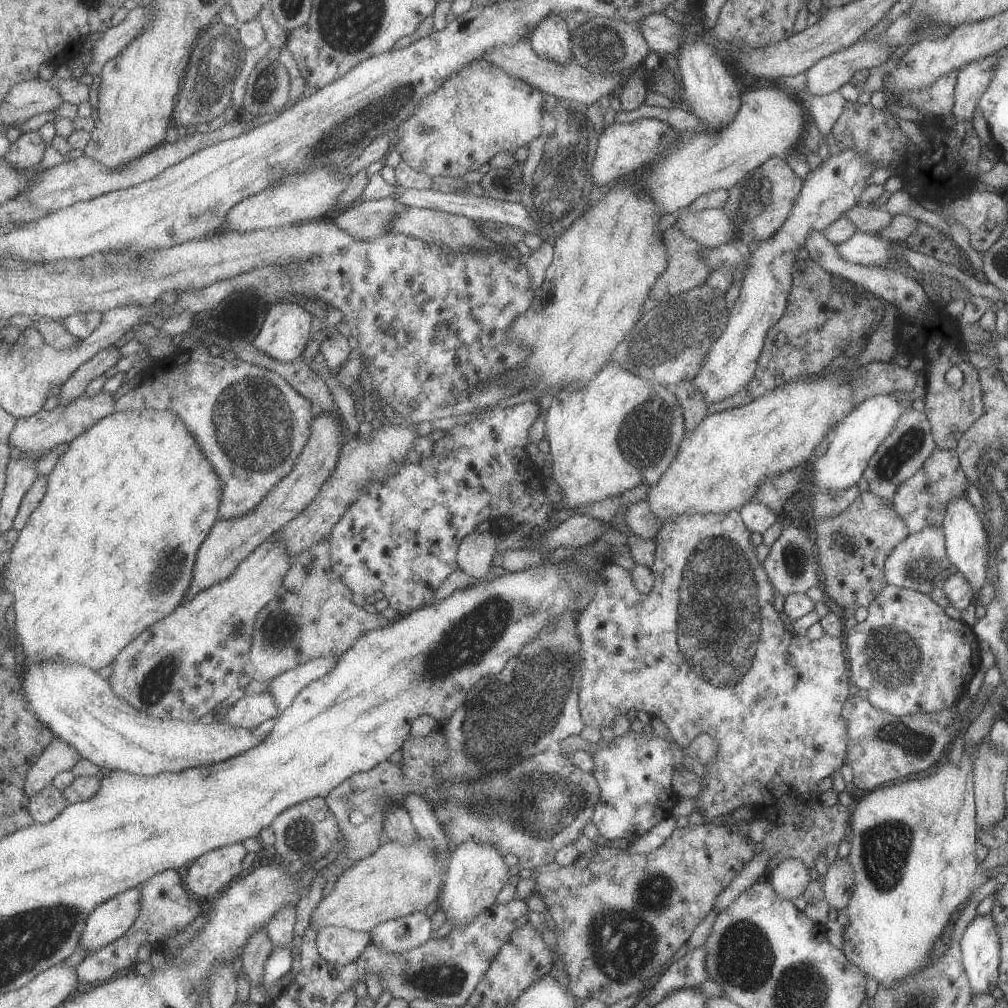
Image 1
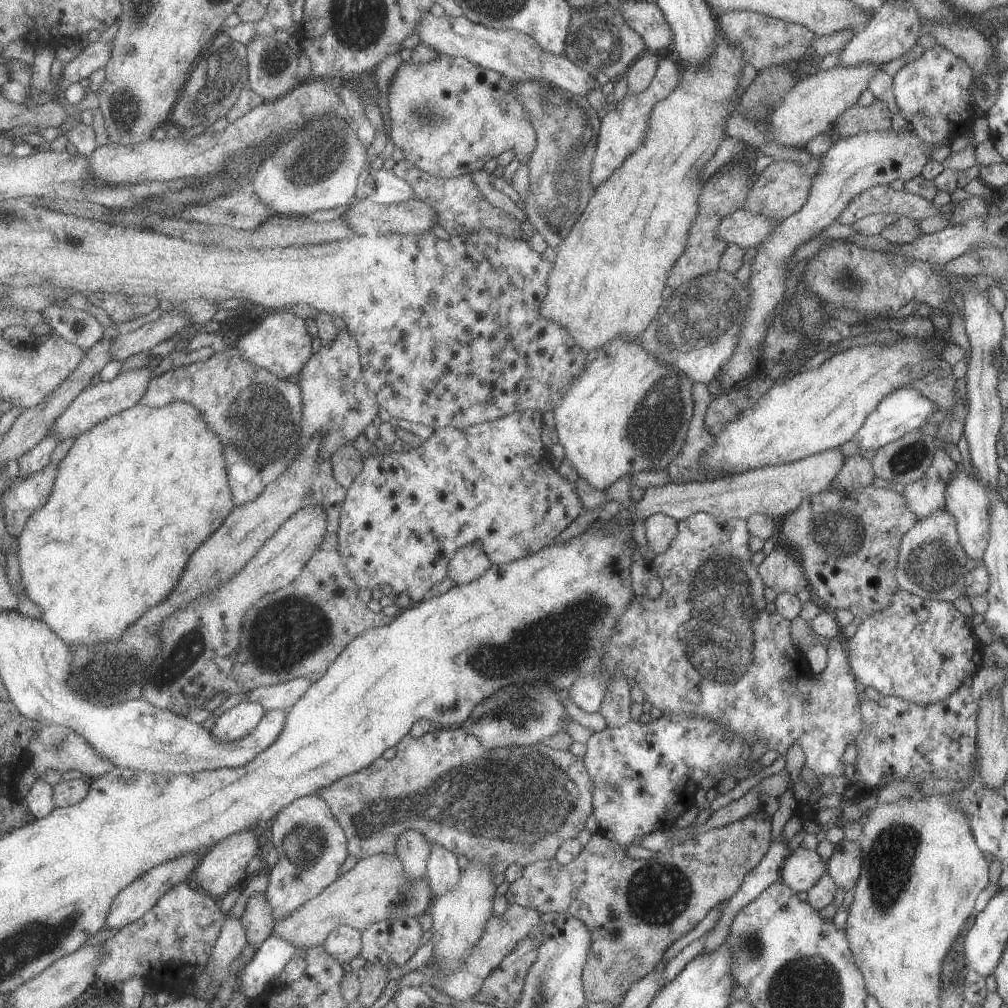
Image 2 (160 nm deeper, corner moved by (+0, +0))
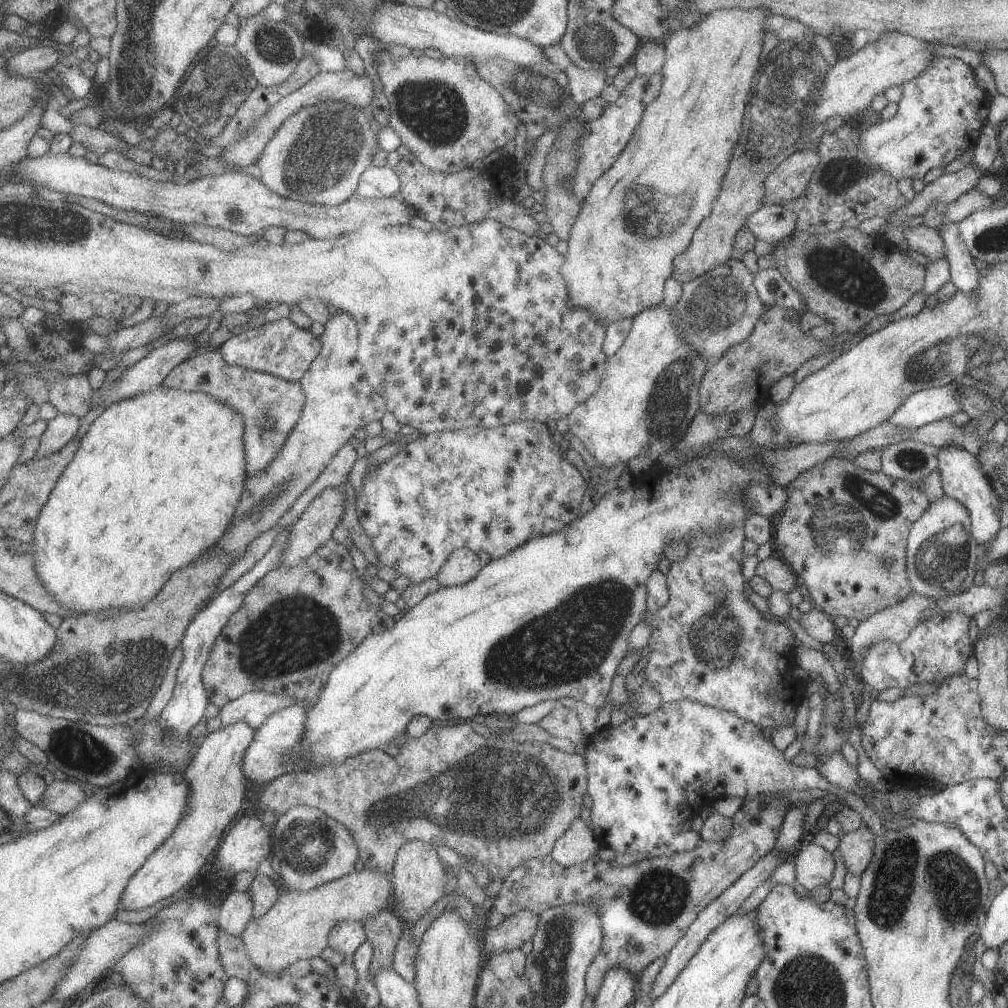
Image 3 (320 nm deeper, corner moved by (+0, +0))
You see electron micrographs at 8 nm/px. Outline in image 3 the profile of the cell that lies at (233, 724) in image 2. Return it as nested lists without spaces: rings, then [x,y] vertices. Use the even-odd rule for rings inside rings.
[[[239,721],[205,735],[192,760],[181,773],[189,792],[185,808],[175,828],[128,880],[119,897],[123,910],[140,910],[171,894],[187,890],[187,883],[207,868],[205,858],[219,846],[223,830],[239,808],[245,796],[246,776],[242,771],[245,749],[254,731],[246,722]]]

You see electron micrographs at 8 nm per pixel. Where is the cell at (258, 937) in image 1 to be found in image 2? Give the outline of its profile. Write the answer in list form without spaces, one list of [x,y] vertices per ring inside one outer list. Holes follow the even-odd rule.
[[[254,893],[249,896],[239,922],[243,926],[247,944],[257,950],[263,944],[263,940],[272,934],[271,930],[274,926],[271,906],[263,893]]]

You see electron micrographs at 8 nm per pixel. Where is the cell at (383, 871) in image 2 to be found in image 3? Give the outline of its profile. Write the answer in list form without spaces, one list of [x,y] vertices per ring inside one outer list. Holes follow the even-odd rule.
[[[353,871],[345,876],[327,881],[305,892],[281,891],[277,900],[259,918],[251,917],[245,928],[240,932],[239,938],[245,948],[245,954],[251,964],[264,974],[281,972],[297,960],[309,960],[319,957],[320,952],[328,946],[328,932],[333,924],[342,920],[361,921],[375,916],[383,909],[390,908],[392,886],[390,876],[377,871]]]

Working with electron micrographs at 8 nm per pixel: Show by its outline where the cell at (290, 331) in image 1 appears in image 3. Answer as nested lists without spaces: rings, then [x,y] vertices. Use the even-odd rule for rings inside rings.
[[[287,317],[265,322],[258,328],[245,330],[218,346],[217,351],[225,364],[267,373],[286,381],[299,381],[310,368],[312,360],[320,354],[320,338],[315,338],[309,329],[297,327]]]

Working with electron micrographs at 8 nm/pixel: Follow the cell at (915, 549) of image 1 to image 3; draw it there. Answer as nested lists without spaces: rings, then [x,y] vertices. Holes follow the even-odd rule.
[[[945,494],[928,503],[926,511],[910,526],[906,538],[906,571],[912,592],[938,599],[967,590],[973,585],[973,575],[976,573],[978,545],[970,533],[968,510],[961,503]]]

